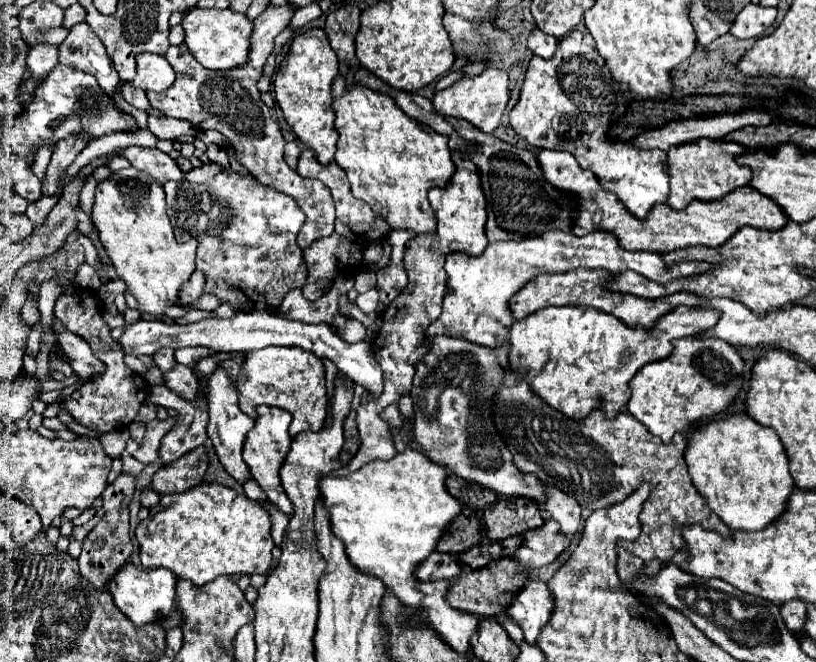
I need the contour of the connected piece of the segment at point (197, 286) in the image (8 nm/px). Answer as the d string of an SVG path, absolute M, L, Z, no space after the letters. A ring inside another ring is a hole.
M194 271L192 273L192 277L180 287L180 295L178 295L178 299L180 299L180 303L184 305L184 303L194 303L200 295L202 295L202 291L204 291L204 273L202 271Z

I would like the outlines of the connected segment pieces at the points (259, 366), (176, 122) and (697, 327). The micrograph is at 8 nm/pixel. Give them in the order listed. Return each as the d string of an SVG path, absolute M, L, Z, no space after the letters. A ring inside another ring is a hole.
M266 347L260 351L248 351L244 355L242 371L236 377L238 407L248 417L256 419L256 405L280 407L292 413L290 435L302 431L320 431L326 419L326 379L322 361L300 347Z
M148 116L148 129L159 139L174 140L182 135L199 137L200 131L184 119Z
M566 305L566 307L546 307L540 309L522 321L516 321L510 331L510 367L516 371L520 381L526 381L540 399L544 399L550 407L562 411L572 419L584 419L592 409L602 407L608 417L614 417L630 399L630 381L648 361L660 361L668 357L672 351L672 341L680 337L696 337L716 325L720 319L720 311L708 307L674 307L668 315L662 315L652 329L644 327L628 327L622 325L616 317L608 317L602 311L582 305Z

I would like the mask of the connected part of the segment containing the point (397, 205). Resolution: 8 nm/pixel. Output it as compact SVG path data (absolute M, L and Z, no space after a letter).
M354 83L352 87L346 89L342 97L334 99L332 109L336 113L334 127L338 131L338 151L334 161L338 167L346 171L352 195L368 203L376 215L380 215L384 221L390 223L392 229L410 229L416 233L434 231L434 211L428 203L428 189L446 185L454 173L454 163L448 149L448 137L408 117L390 95L372 91L370 87L360 83Z

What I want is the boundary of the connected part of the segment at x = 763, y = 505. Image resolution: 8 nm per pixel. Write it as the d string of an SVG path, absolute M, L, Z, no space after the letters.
M746 413L730 415L718 421L710 421L702 427L692 429L686 433L688 447L684 451L684 459L692 477L692 483L696 485L698 493L706 499L710 509L730 527L730 529L746 529L746 531L758 531L764 529L768 523L776 521L784 513L784 503L794 489L794 479L790 479L788 471L788 457L780 445L780 437L776 431L756 423Z

